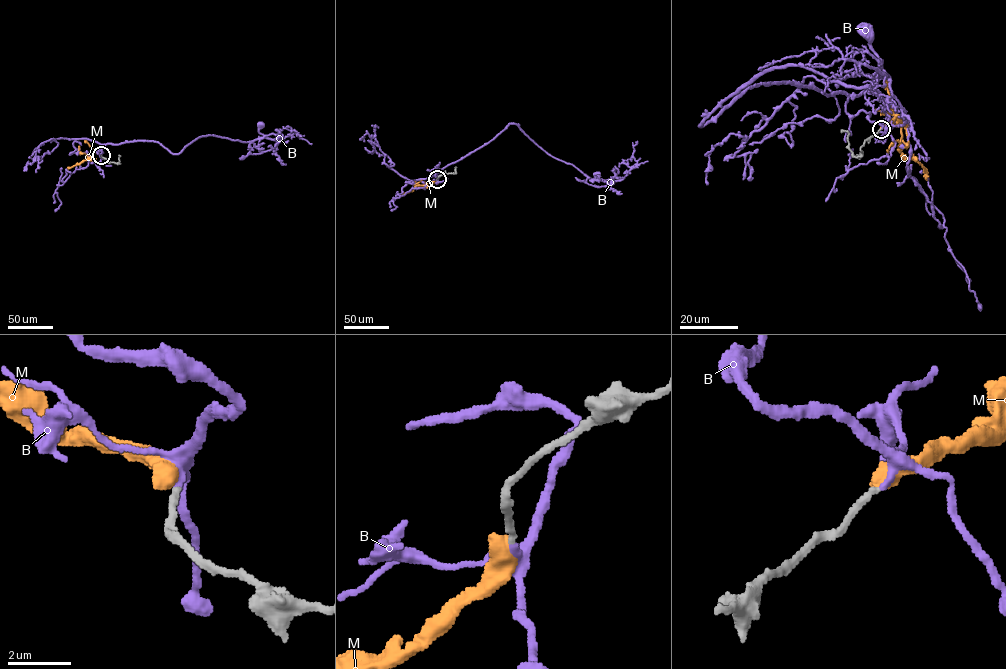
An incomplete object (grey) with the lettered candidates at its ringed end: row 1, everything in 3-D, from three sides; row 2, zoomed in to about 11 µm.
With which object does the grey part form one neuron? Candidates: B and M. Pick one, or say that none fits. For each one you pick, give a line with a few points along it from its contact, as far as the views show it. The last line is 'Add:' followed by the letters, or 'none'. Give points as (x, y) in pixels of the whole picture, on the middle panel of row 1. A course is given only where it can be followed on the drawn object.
B: it runs (437, 179), (438, 168), (487, 144), (510, 123), (551, 155), (592, 179), (600, 179), (594, 178), (596, 175)
Add: B

